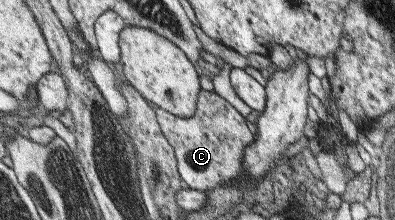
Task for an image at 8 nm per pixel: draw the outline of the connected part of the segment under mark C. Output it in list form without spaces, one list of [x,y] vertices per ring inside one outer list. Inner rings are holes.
[[[201,91],[198,111],[189,118],[174,115],[158,106],[159,124],[174,146],[179,159],[179,172],[190,187],[205,192],[230,184],[246,184],[249,190],[256,188],[256,183],[245,175],[243,159],[246,149],[256,141],[256,135],[250,131],[244,117],[213,91]]]

